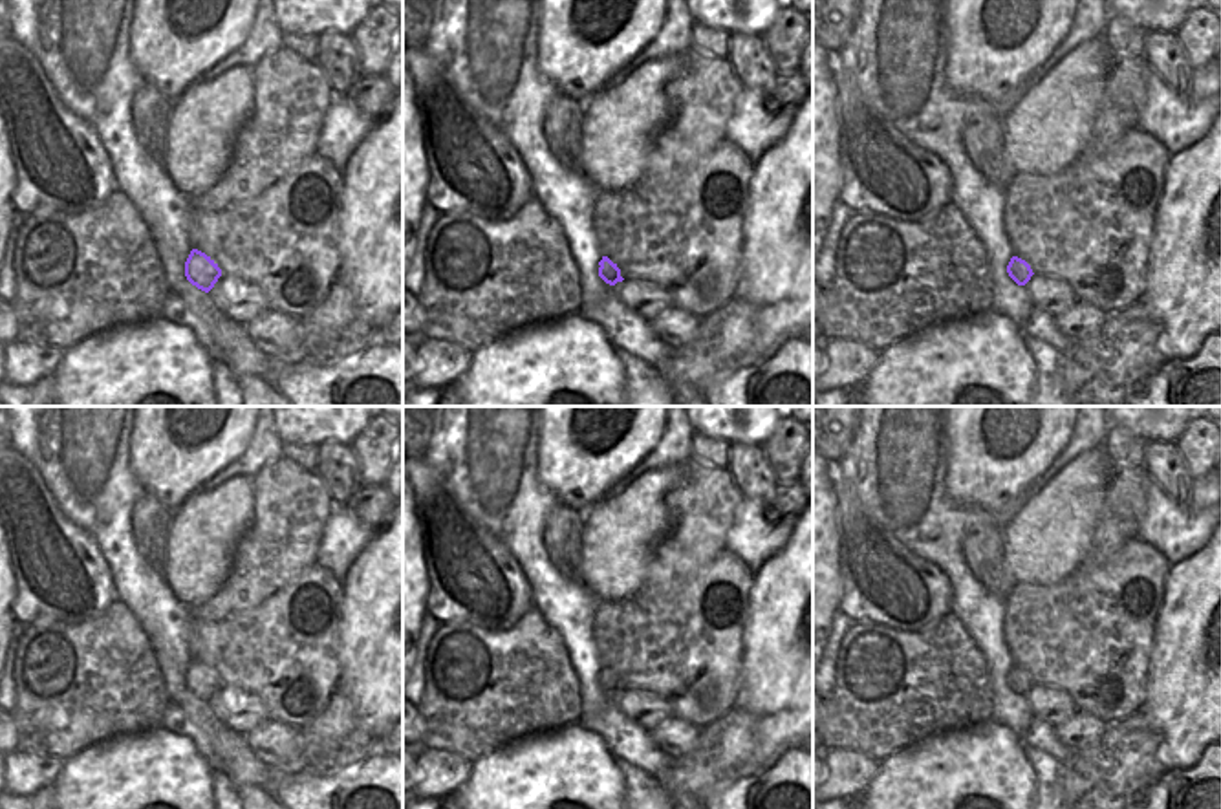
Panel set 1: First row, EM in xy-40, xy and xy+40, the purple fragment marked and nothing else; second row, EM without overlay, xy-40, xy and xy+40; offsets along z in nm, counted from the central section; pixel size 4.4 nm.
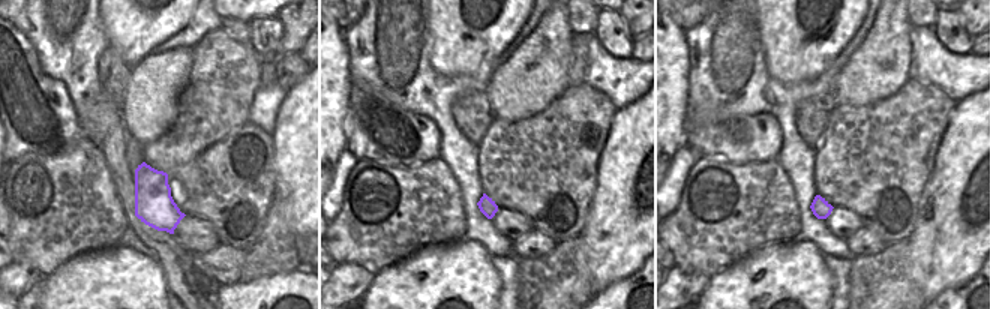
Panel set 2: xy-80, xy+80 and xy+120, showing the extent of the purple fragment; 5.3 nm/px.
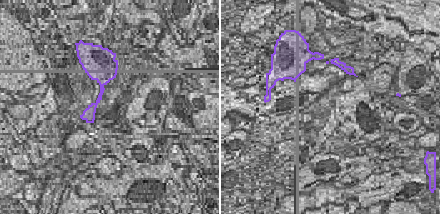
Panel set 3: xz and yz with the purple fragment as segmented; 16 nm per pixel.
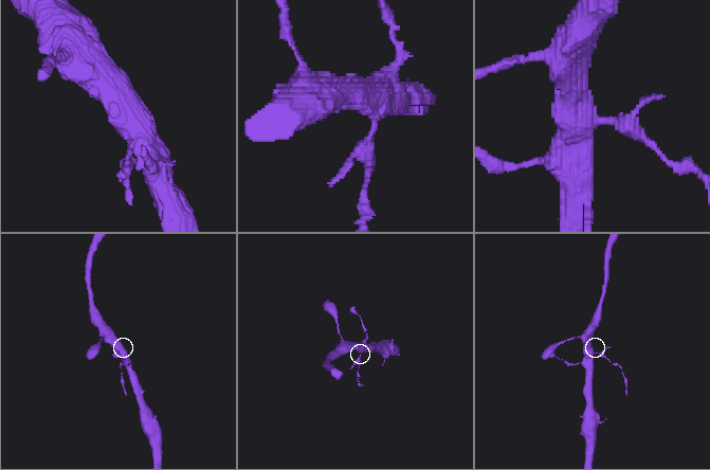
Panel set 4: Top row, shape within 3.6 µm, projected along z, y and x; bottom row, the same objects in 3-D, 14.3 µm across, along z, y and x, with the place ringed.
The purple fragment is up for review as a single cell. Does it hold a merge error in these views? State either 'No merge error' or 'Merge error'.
Merge error.

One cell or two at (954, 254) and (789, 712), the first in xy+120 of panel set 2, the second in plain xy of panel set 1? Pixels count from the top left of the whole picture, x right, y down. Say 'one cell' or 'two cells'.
one cell

